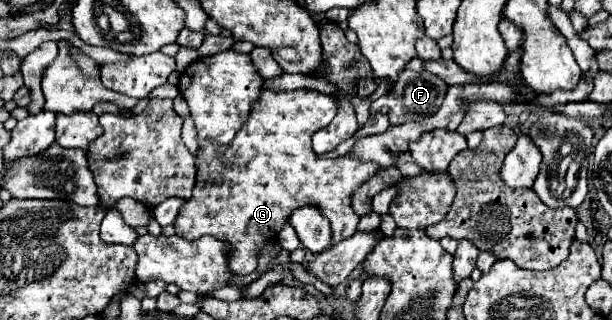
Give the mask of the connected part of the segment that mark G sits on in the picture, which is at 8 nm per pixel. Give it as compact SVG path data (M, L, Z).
M263 90L261 98L257 98L257 106L253 106L253 114L249 114L249 122L237 132L237 138L229 142L229 146L217 146L217 142L199 142L199 150L195 154L197 168L197 184L191 200L187 200L177 218L175 230L179 236L187 240L195 240L201 236L213 236L229 244L229 270L237 276L251 274L257 268L257 258L267 242L277 240L281 228L289 222L293 210L301 206L317 206L323 216L331 222L333 244L355 234L359 224L359 216L351 208L353 192L367 182L381 166L375 162L361 162L346 156L337 158L319 158L311 148L311 136L325 128L337 114L337 98L329 94L321 94L317 90L293 90L293 92L271 92Z

